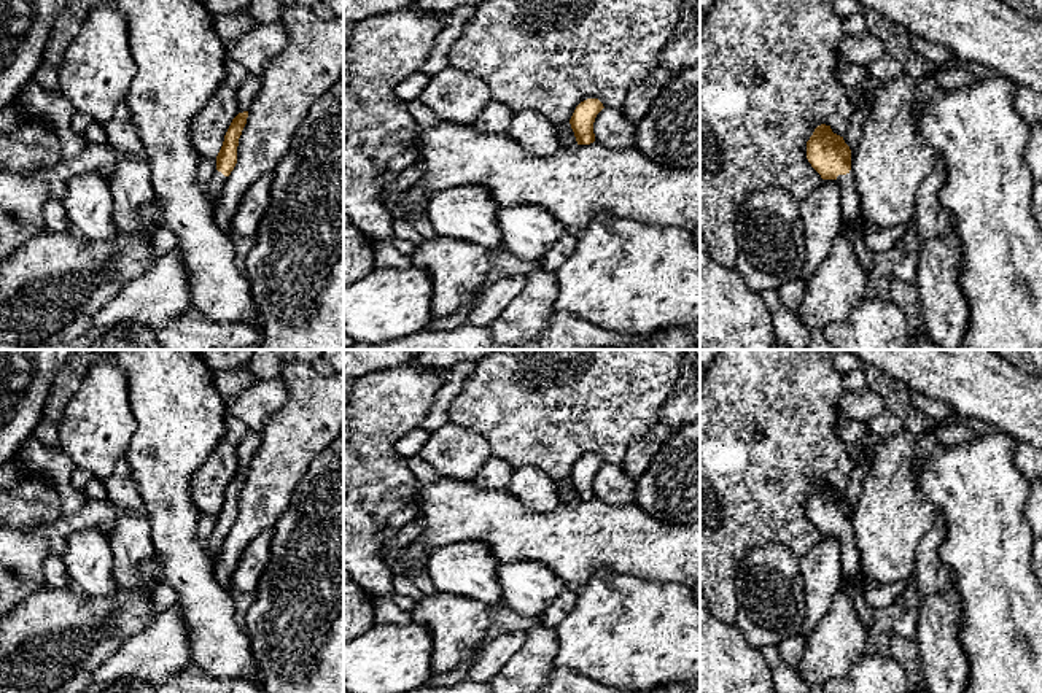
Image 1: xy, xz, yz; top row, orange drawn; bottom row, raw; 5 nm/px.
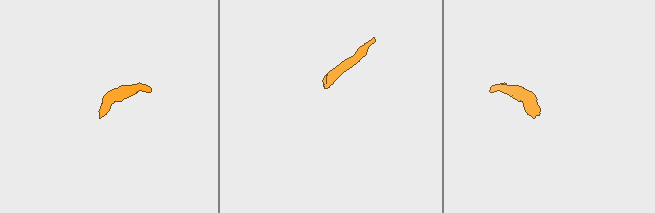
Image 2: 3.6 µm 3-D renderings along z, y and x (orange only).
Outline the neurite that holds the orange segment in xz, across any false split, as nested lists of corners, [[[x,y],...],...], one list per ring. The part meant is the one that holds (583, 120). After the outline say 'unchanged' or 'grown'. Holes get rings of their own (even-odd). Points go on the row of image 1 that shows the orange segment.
[[[587,99],[576,106],[570,124],[577,145],[590,145],[595,141],[593,122],[603,108],[605,106],[598,99]]] | unchanged

